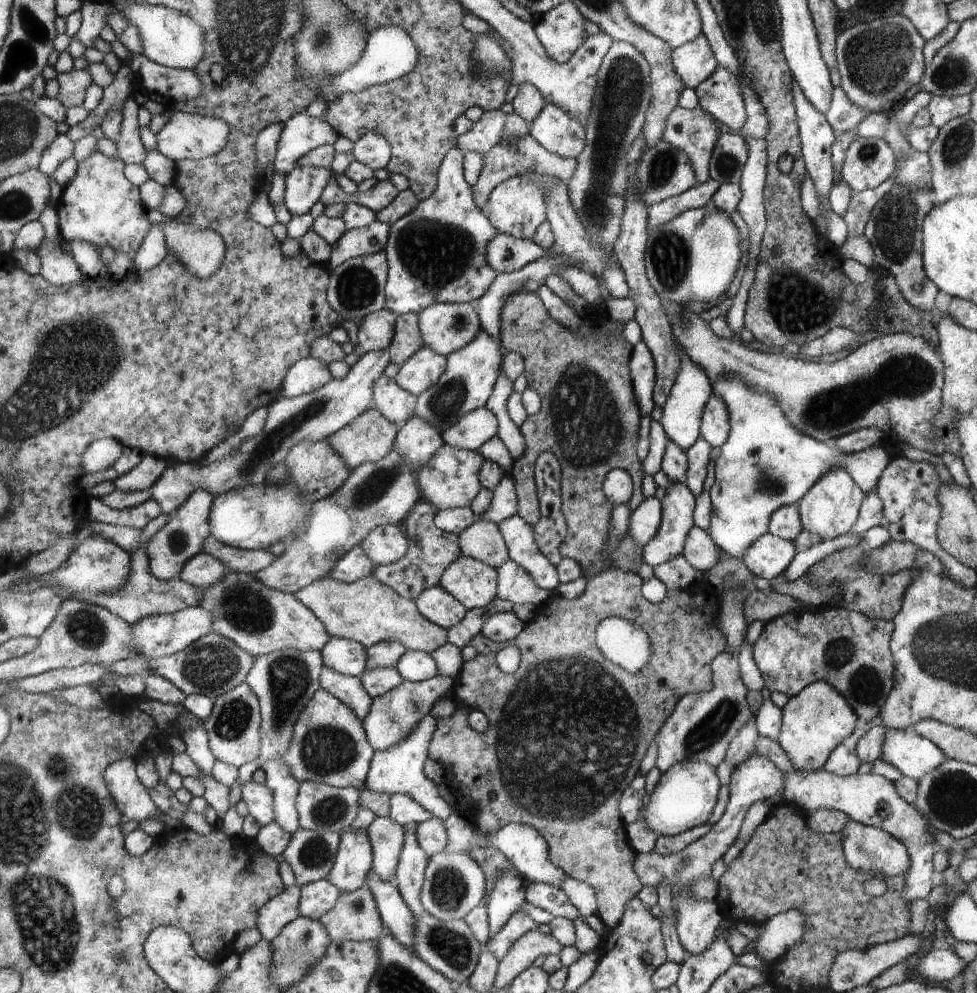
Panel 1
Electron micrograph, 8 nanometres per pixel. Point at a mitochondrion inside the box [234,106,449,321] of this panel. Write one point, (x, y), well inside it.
(356, 289)

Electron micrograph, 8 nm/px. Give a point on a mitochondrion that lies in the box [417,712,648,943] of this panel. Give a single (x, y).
(448, 890)

